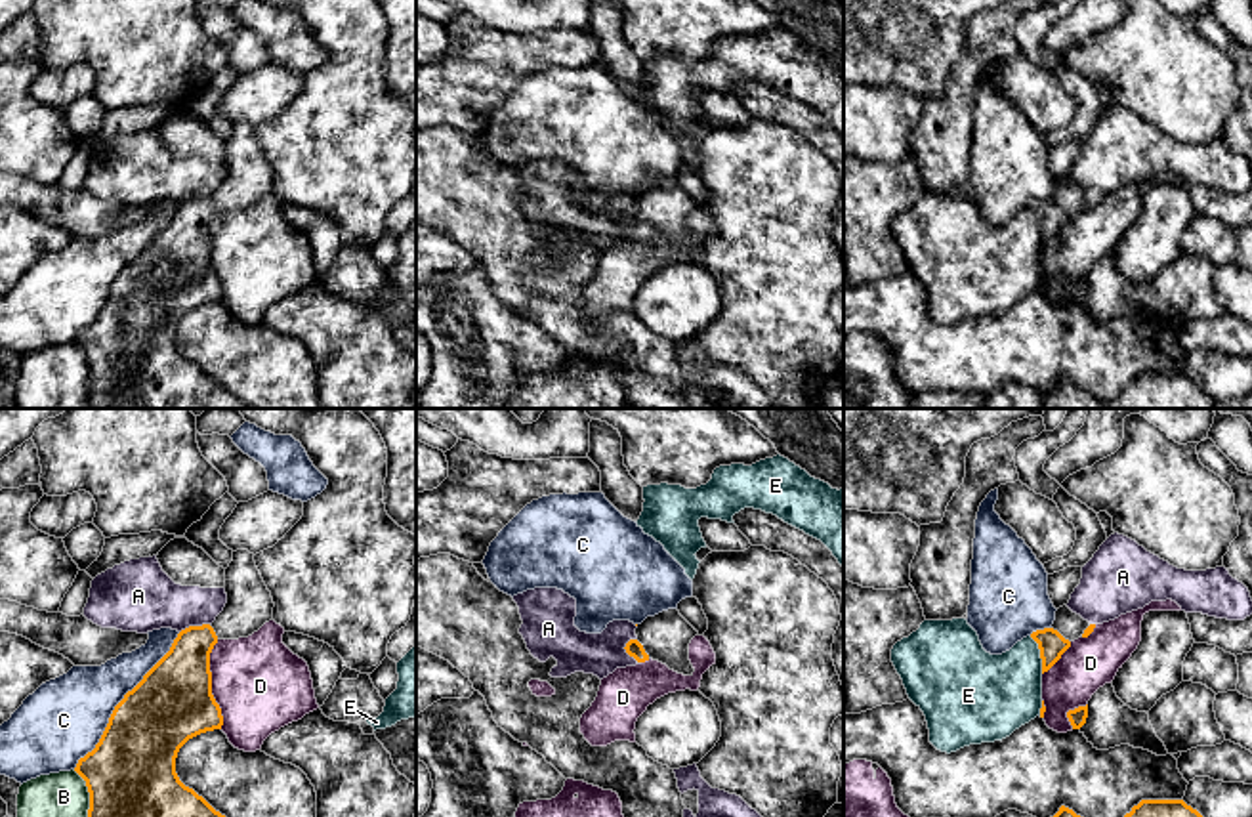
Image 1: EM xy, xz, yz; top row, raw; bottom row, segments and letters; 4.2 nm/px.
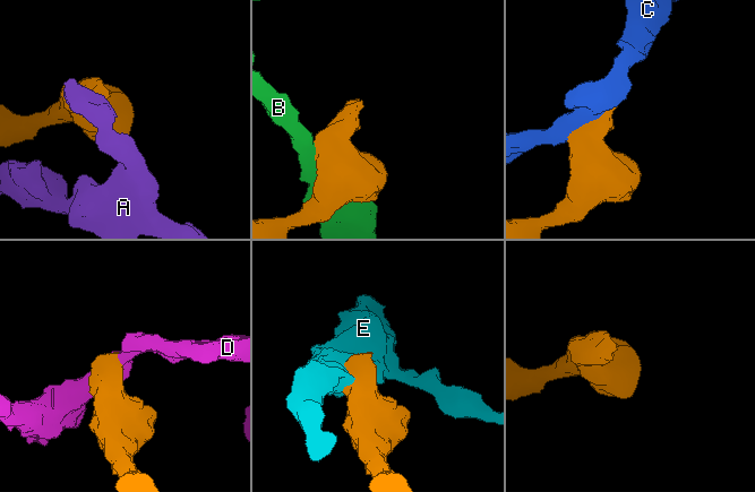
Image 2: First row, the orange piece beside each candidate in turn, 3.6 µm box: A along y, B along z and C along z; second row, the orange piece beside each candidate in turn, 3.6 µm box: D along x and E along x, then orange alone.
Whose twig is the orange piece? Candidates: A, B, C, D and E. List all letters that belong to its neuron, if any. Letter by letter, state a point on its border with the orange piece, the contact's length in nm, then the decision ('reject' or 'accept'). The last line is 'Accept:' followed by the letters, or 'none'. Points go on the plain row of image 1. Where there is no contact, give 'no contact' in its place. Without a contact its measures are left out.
A: xz (626, 224) | 120 nm | reject
B: xy (90, 375) | 280 nm | reject
C: xy (121, 273) | 750 nm | reject
D: xy (210, 256) | 380 nm | reject
E: yz (1041, 228) | 170 nm | reject
Accept: none

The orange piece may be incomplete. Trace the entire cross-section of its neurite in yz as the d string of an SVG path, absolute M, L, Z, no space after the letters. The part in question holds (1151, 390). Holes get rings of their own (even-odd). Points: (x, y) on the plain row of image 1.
M1141 372L1111 401L1061 378L1042 395L1044 408L1214 408L1216 401L1183 372Z

